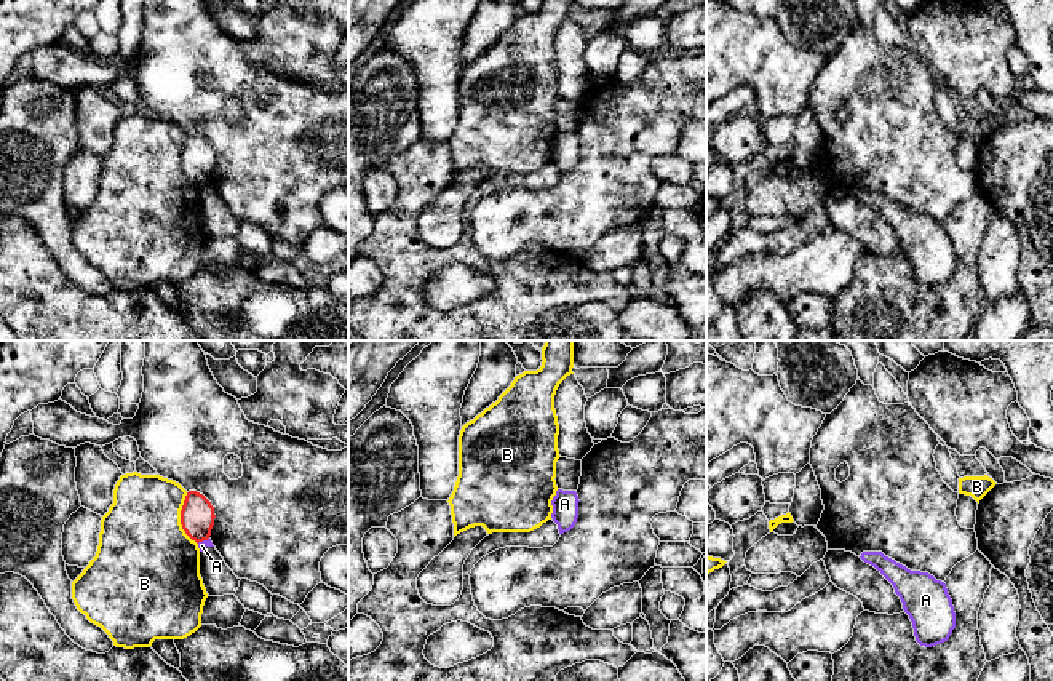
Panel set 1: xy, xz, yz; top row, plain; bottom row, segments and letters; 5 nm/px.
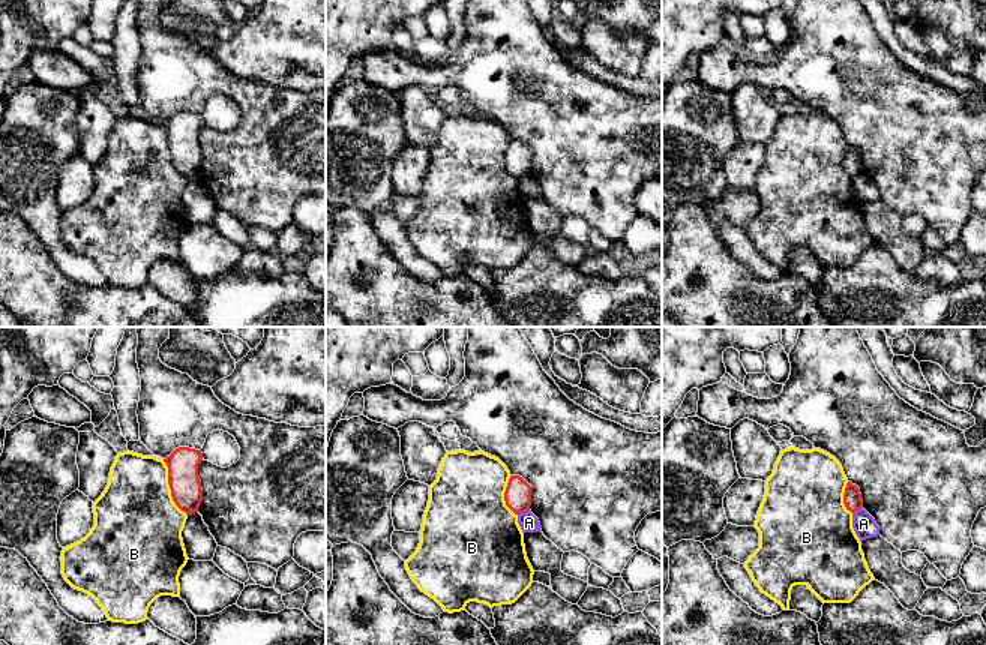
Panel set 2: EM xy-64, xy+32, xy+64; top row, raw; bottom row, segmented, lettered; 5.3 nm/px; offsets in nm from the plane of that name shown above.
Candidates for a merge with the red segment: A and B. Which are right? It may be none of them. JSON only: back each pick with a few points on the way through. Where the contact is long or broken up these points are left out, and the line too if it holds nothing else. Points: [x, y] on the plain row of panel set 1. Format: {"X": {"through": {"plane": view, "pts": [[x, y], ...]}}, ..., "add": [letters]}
{"add": []}

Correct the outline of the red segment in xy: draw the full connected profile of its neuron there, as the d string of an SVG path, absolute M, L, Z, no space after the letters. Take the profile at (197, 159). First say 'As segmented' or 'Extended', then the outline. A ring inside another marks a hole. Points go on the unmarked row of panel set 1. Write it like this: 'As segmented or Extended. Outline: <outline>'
As segmented. Outline: M189 133L181 152L181 166L185 176L198 184L208 182L214 168L214 149L197 133Z

